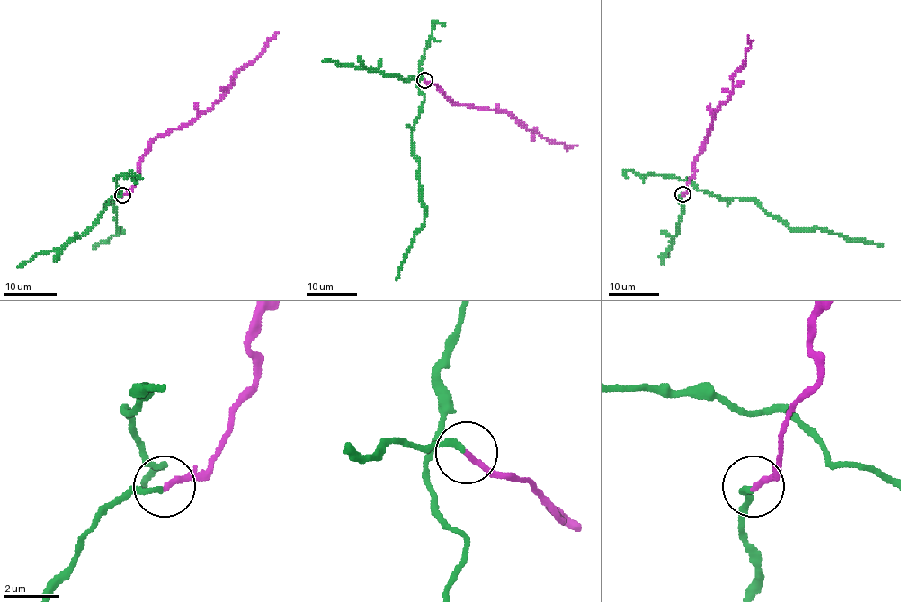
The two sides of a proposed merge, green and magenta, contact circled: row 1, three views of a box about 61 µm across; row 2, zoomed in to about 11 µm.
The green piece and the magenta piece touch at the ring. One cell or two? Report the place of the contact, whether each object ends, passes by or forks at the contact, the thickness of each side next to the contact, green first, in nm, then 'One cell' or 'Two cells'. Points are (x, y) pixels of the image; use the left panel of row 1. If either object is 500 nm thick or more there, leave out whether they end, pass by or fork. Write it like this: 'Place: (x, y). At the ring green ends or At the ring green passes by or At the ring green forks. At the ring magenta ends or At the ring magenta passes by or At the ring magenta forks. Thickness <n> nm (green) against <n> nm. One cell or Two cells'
Place: (122, 195). At the ring green ends. At the ring magenta ends. Thickness 220 nm (green) against 200 nm. One cell

